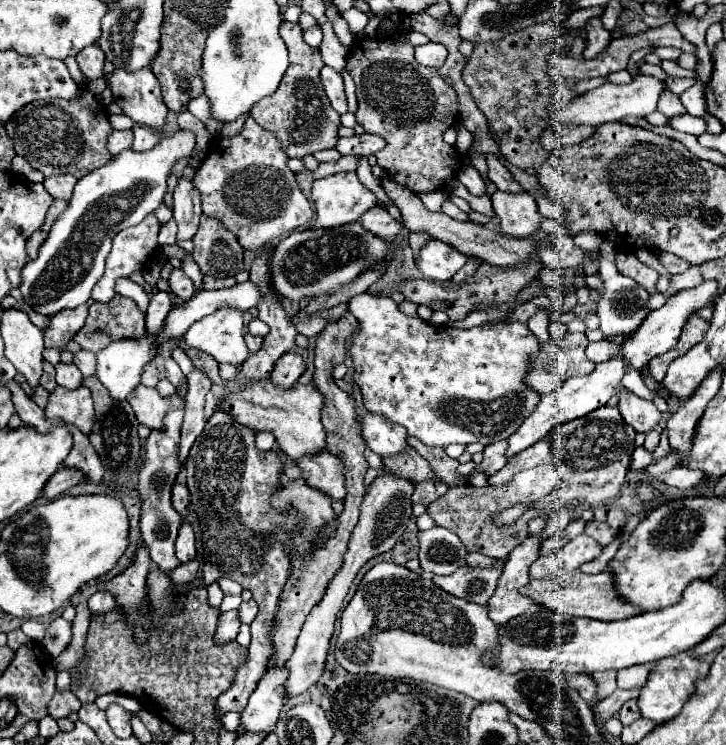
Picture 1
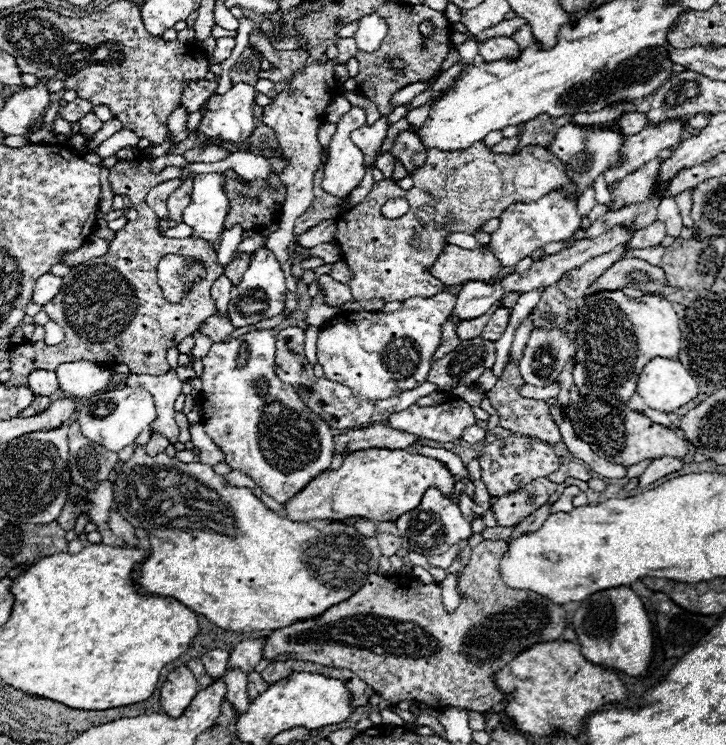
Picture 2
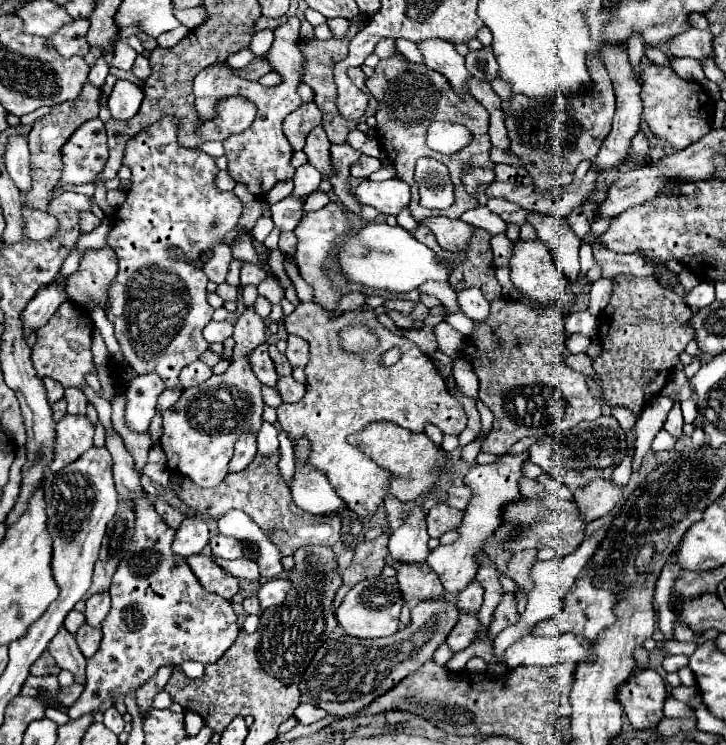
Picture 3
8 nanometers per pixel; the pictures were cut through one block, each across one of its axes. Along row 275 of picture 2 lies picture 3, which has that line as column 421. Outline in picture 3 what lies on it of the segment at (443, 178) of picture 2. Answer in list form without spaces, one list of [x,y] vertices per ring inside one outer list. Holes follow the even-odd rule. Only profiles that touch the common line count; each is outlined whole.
[[[300,302],[298,308],[290,316],[284,318],[284,324],[286,324],[288,334],[296,334],[310,344],[310,360],[304,368],[304,372],[306,372],[306,396],[298,404],[282,404],[276,410],[278,412],[278,422],[282,426],[282,430],[288,434],[288,438],[292,440],[292,444],[296,444],[300,438],[306,438],[310,442],[308,464],[326,474],[328,482],[332,484],[334,492],[344,500],[344,504],[358,518],[372,518],[376,514],[378,506],[384,502],[388,490],[390,490],[392,474],[388,470],[378,468],[378,464],[374,464],[372,458],[368,458],[358,448],[348,444],[346,436],[362,432],[368,424],[382,422],[382,420],[392,422],[392,424],[402,426],[402,428],[408,428],[414,433],[422,432],[424,424],[432,422],[444,434],[456,434],[458,436],[466,428],[466,412],[464,412],[462,404],[454,396],[450,396],[450,392],[446,388],[446,382],[440,376],[438,368],[434,366],[432,358],[428,358],[414,342],[396,336],[386,326],[382,326],[378,322],[378,316],[376,316],[374,308],[360,306],[360,308],[350,310],[350,312],[332,314],[332,312],[320,308],[314,302]],[[350,324],[368,324],[368,326],[372,324],[372,330],[376,330],[376,334],[380,338],[380,346],[376,350],[372,350],[372,354],[368,354],[368,358],[364,358],[364,362],[360,362],[360,358],[348,358],[348,354],[340,354],[340,348],[338,348],[338,342],[336,342],[336,332]],[[394,346],[402,348],[402,358],[394,366],[384,366],[382,364],[382,354],[386,350],[394,348]]]

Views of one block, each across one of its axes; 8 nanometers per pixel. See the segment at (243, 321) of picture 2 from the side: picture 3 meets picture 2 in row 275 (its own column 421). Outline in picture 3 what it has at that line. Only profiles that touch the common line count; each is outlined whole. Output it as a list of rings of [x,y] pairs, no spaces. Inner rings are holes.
[[[370,222],[360,232],[350,234],[338,250],[340,268],[348,280],[364,284],[372,290],[410,292],[426,280],[448,280],[450,266],[440,264],[436,256],[424,248],[408,230],[388,226],[386,222]]]

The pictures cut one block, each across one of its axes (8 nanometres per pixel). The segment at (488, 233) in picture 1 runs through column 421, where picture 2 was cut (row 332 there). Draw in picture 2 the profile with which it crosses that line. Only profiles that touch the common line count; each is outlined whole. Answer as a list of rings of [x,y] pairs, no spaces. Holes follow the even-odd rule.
[[[210,316],[210,320],[204,320],[204,322],[202,322],[200,332],[202,332],[204,336],[212,338],[214,342],[222,342],[222,340],[226,340],[226,338],[234,332],[234,326],[230,324],[228,318]]]

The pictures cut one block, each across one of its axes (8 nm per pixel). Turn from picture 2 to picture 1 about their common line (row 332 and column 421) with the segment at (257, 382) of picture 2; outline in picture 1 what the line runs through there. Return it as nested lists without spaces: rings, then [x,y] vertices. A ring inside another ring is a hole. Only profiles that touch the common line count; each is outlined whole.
[[[428,238],[428,242],[420,248],[420,256],[416,260],[416,268],[422,272],[422,276],[434,280],[434,282],[450,282],[450,278],[466,264],[468,256],[458,252],[454,246]]]

